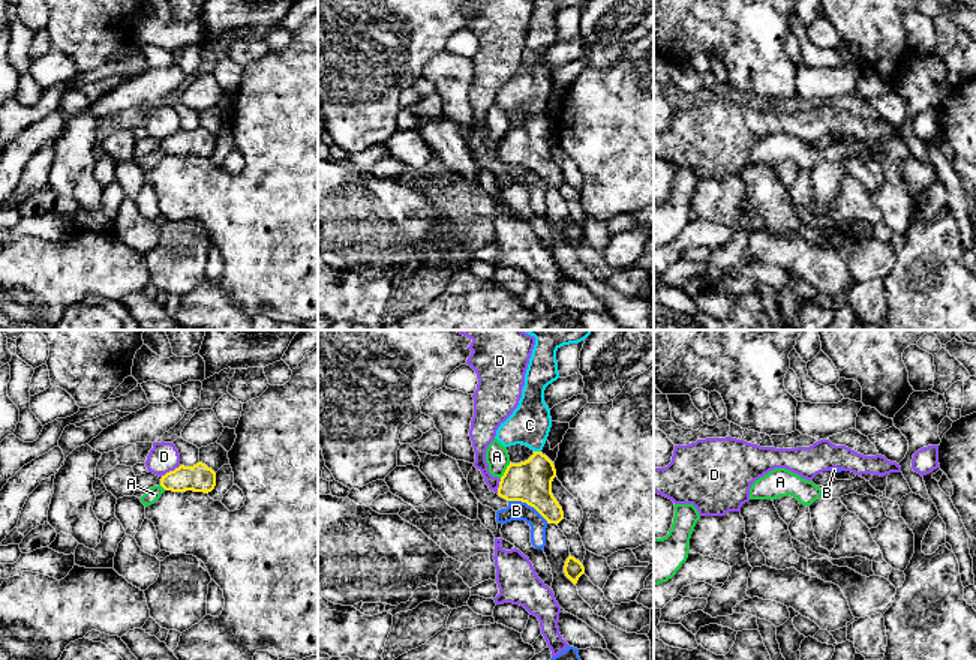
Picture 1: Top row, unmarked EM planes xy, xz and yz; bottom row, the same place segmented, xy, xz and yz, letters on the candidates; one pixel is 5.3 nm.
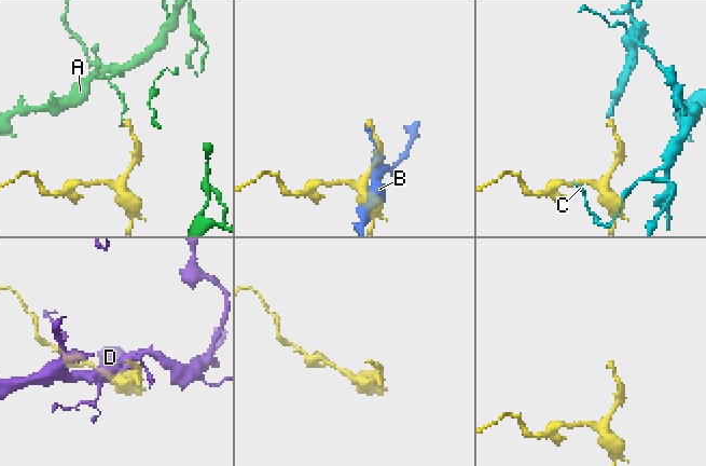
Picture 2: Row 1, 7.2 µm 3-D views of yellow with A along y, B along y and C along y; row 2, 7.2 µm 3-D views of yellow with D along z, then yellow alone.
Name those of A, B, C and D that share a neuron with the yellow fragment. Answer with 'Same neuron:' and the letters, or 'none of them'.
Same neuron: C

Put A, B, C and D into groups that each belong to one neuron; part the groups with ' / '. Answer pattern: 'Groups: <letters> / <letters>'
Groups: A / B / C / D

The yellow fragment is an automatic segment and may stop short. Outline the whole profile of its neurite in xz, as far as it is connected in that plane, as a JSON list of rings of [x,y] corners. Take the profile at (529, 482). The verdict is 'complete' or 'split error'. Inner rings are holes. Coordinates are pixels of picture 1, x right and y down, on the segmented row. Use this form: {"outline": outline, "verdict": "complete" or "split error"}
{"outline": [[[522,330],[535,338],[535,345],[525,374],[522,398],[513,414],[501,423],[496,440],[504,446],[522,444],[534,454],[520,464],[507,466],[498,495],[507,501],[522,501],[534,507],[547,524],[559,524],[564,512],[552,494],[556,477],[553,462],[541,453],[552,428],[550,410],[544,390],[559,378],[556,351],[585,340],[592,330]]], "verdict": "split error"}

